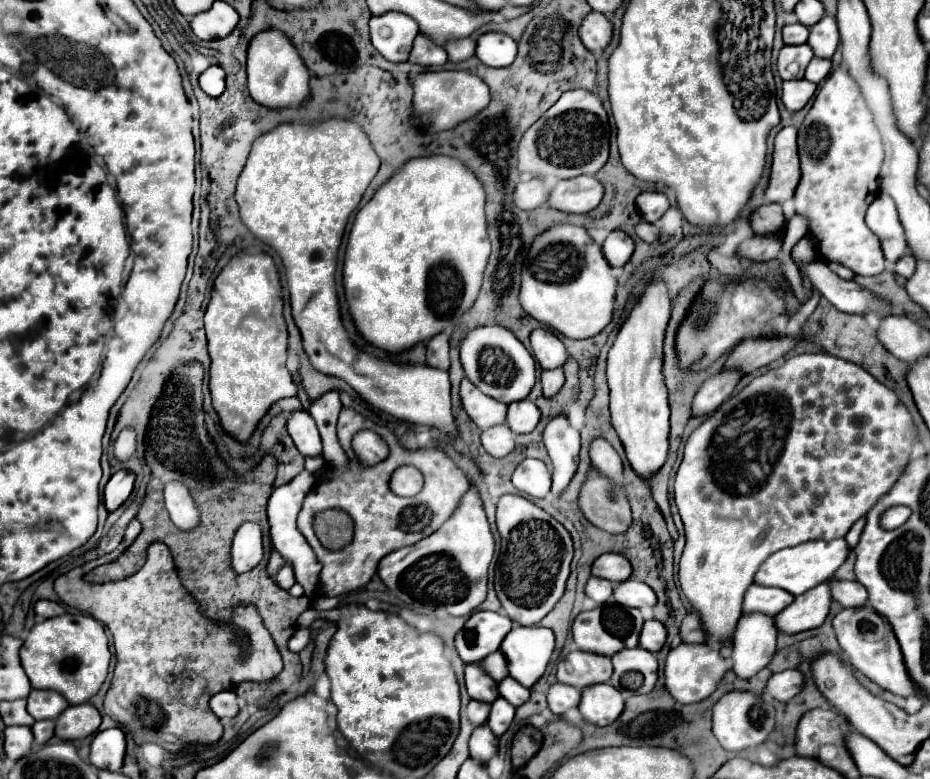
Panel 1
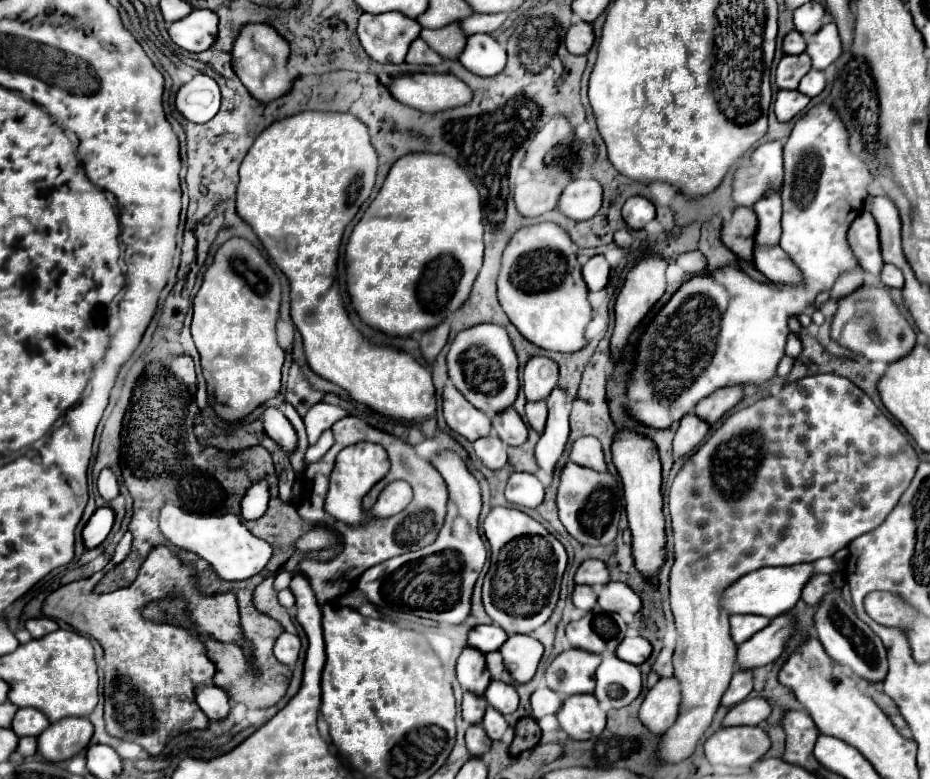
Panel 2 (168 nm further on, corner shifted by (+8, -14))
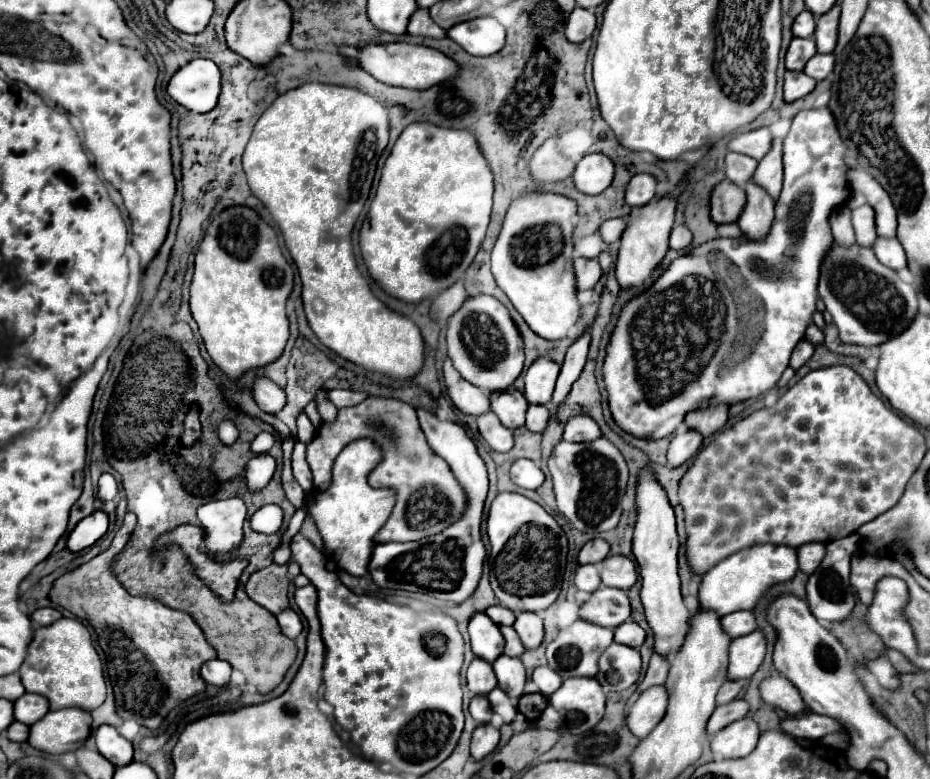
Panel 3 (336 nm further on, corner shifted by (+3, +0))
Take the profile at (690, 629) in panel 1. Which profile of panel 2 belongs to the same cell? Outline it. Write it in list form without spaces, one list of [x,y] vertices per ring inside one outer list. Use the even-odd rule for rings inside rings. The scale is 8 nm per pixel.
[[[664,648],[656,662],[652,664],[652,672],[656,672],[660,678],[670,678],[672,676],[672,652],[668,648]]]

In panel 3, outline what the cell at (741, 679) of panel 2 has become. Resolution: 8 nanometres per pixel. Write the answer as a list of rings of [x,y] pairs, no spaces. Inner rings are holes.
[[[727,680],[721,688],[719,688],[719,694],[717,694],[717,704],[727,704],[731,700],[735,700],[743,690],[743,682],[731,682]]]

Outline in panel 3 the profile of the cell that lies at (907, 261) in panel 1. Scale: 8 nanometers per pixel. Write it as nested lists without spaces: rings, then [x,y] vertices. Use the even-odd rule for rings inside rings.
[[[877,238],[877,242],[873,244],[873,252],[877,260],[887,268],[895,268],[895,270],[907,268],[905,250],[901,248],[901,242],[897,238]]]

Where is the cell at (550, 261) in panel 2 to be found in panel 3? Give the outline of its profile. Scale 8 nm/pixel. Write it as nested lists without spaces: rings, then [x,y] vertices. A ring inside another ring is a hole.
[[[527,194],[525,198],[519,198],[513,202],[513,206],[507,210],[501,234],[495,242],[493,254],[491,254],[491,272],[497,280],[497,286],[507,294],[515,310],[523,316],[523,320],[529,324],[529,328],[547,340],[561,340],[567,336],[569,328],[575,326],[581,304],[577,300],[577,284],[575,284],[575,272],[569,268],[569,262],[573,260],[573,216],[577,212],[577,206],[573,200],[557,194]]]

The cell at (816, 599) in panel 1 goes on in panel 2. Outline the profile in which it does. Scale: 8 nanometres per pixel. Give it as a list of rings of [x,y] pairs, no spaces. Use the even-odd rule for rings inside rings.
[[[778,616],[770,622],[768,628],[754,634],[750,640],[738,646],[738,668],[742,670],[756,670],[760,666],[772,664],[784,650],[788,636],[794,632],[794,620],[786,616]]]

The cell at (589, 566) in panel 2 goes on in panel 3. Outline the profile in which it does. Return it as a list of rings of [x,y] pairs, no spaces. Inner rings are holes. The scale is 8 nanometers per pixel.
[[[601,538],[589,540],[579,552],[579,564],[597,564],[609,556],[609,544]]]

